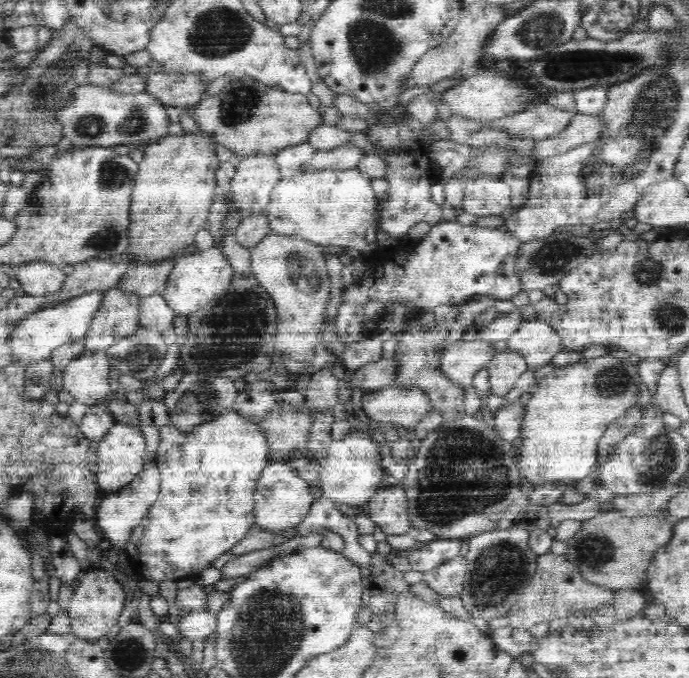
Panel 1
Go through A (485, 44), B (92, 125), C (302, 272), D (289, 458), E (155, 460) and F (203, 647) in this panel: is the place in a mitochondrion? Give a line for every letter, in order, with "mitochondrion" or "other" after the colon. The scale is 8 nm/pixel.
A: other
B: mitochondrion
C: mitochondrion
D: other
E: other
F: other

